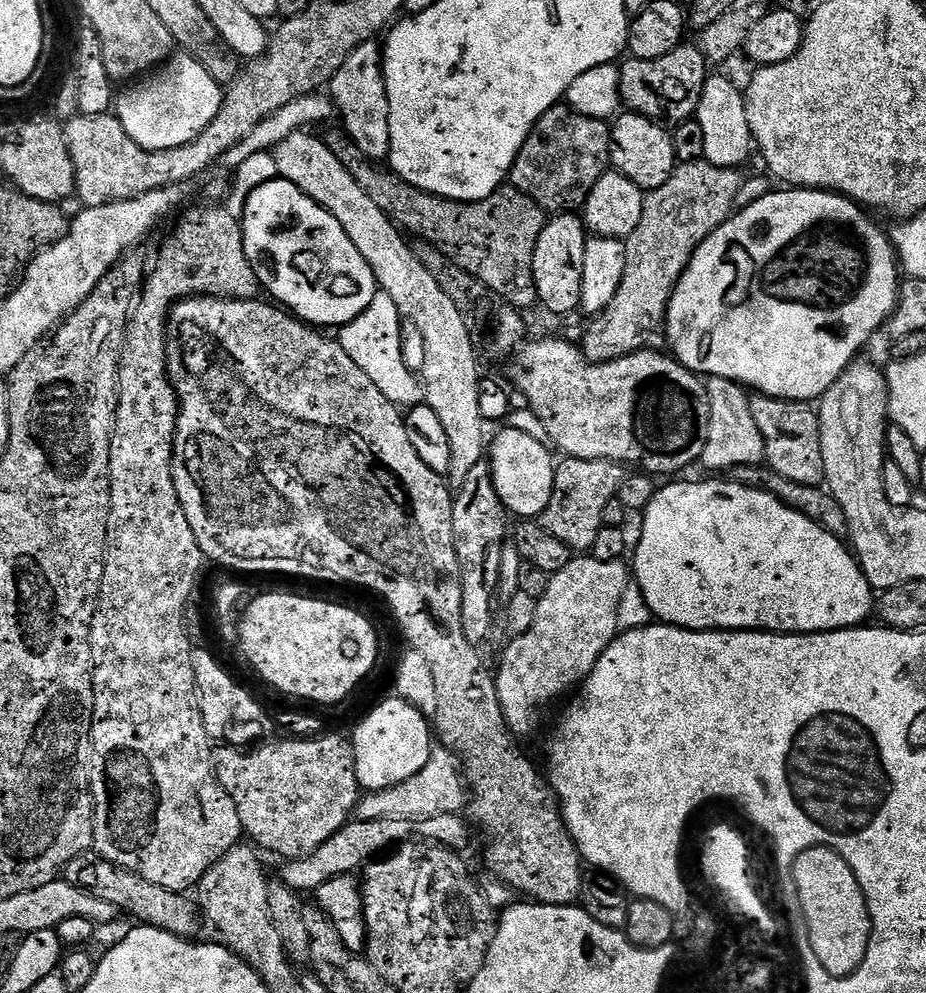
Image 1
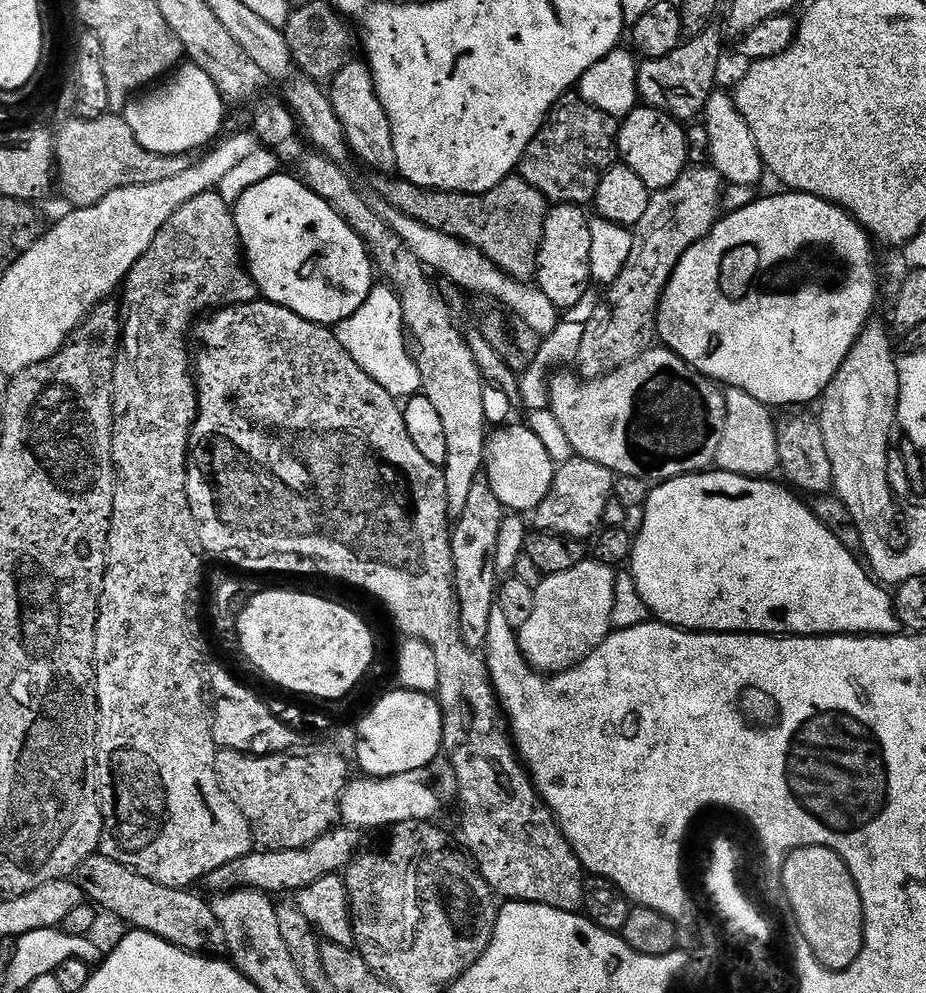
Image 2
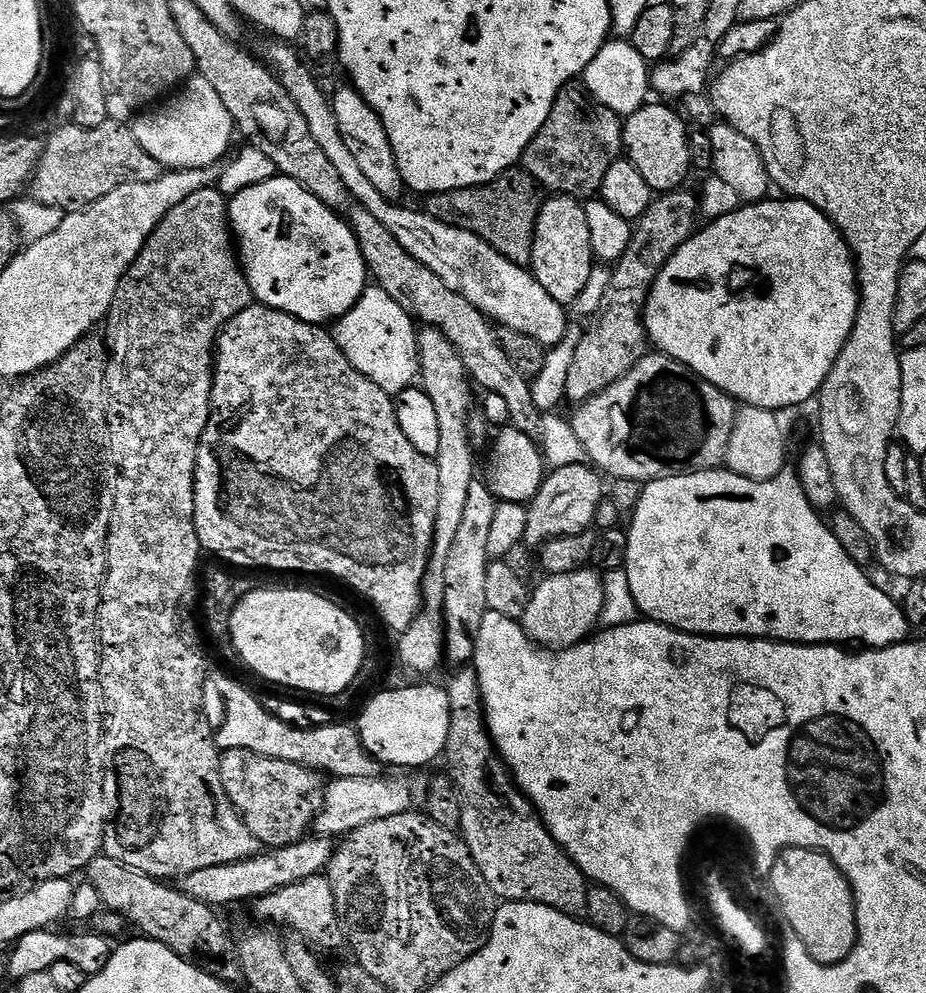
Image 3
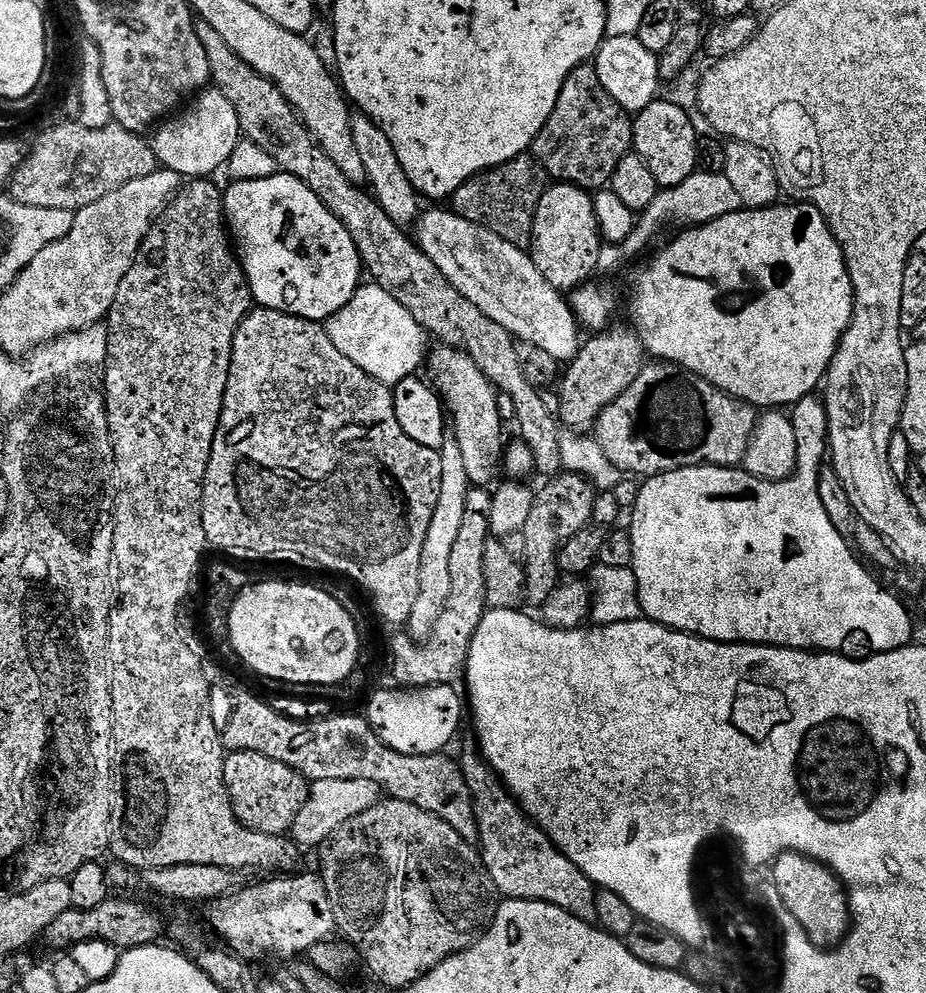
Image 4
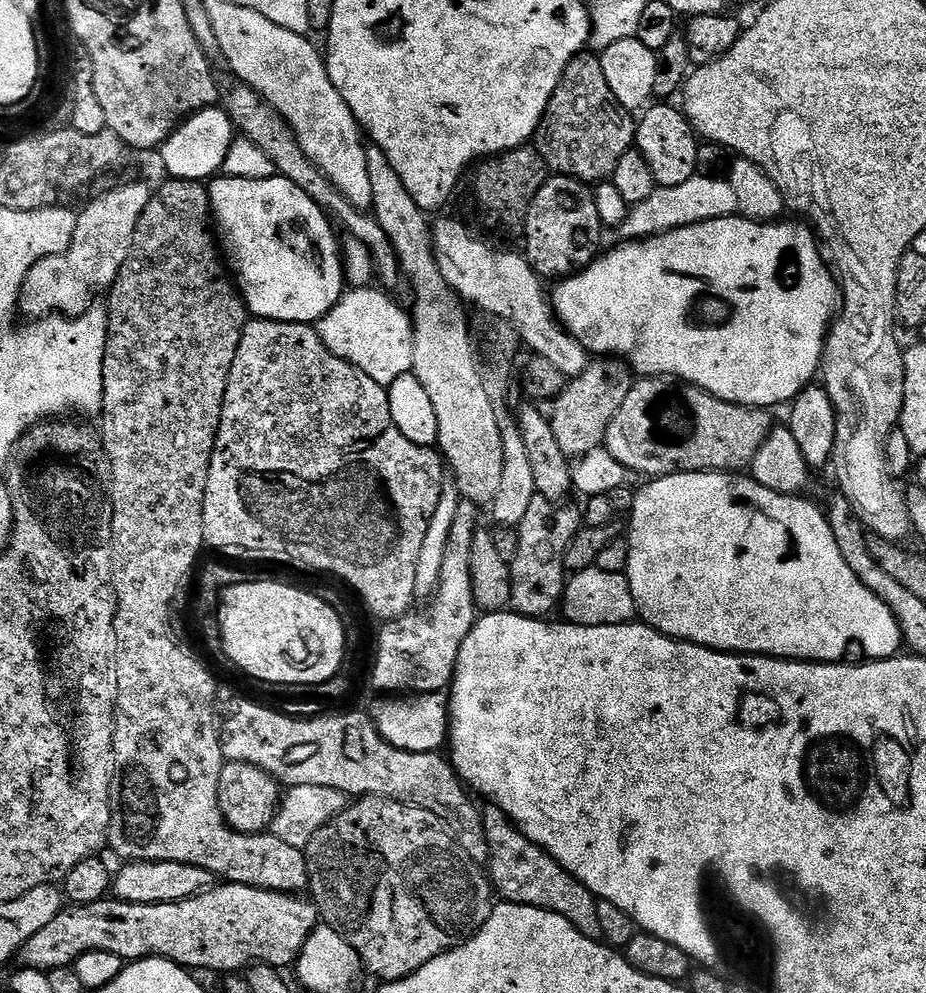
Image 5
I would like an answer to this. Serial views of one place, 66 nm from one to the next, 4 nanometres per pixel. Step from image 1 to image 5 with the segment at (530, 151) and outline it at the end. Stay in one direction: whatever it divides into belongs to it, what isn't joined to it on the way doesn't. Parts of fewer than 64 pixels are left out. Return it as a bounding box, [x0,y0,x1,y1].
[534,56,637,186]

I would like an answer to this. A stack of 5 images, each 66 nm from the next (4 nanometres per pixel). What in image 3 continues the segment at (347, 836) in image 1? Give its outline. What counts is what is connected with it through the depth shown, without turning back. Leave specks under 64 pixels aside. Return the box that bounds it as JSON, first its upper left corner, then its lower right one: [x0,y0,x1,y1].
[178,834,334,910]

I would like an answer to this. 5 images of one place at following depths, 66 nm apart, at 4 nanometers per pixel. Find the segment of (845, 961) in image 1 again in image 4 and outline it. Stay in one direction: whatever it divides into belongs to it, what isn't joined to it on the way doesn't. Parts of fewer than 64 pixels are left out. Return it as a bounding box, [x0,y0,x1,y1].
[772,852,850,950]

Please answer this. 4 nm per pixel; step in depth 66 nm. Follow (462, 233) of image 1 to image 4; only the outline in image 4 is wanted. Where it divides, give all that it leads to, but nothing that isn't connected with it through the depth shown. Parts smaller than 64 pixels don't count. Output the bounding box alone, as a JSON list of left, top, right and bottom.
[450,154,546,246]

